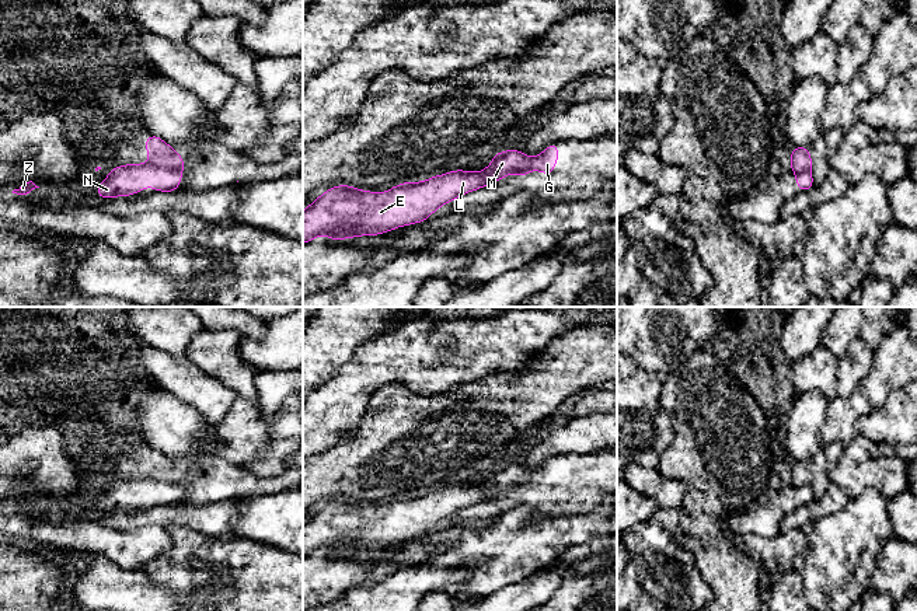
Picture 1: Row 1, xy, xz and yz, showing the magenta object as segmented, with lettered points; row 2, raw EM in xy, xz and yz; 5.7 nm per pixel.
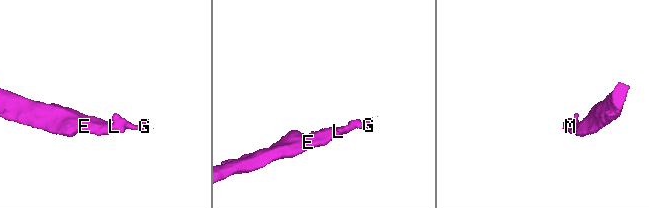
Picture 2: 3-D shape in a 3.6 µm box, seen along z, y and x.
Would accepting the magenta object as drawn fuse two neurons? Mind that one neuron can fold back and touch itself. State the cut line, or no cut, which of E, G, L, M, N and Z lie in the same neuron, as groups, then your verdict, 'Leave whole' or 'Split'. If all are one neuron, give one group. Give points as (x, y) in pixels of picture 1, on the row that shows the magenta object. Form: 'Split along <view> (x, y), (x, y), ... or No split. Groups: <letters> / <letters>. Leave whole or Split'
Split along xy (149, 163), (177, 173). Groups: E L N Z / G M. Split

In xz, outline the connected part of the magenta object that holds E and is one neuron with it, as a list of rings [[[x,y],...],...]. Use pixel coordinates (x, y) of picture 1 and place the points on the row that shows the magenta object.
[[[456,170],[425,182],[402,182],[383,193],[332,186],[303,212],[303,244],[321,234],[338,241],[421,223],[446,202],[491,184],[480,174]]]

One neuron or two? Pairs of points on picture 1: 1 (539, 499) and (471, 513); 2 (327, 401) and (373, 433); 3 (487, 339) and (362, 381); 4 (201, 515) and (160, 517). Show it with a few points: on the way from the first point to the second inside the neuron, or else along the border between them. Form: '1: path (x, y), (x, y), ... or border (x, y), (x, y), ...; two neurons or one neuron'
1: path (522, 498), (509, 498), (488, 507); one neuron
2: border (375, 393), (361, 422), (347, 430), (335, 444); two neurons
3: path (456, 358), (450, 355), (407, 355), (393, 358); one neuron
4: path (191, 515), (170, 515); one neuron

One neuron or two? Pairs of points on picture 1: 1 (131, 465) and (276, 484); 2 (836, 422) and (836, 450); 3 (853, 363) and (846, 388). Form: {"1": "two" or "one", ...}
{"1": "one", "2": "two", "3": "one"}

